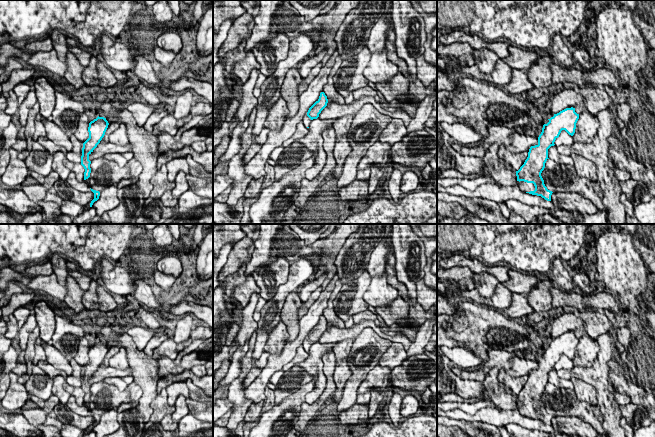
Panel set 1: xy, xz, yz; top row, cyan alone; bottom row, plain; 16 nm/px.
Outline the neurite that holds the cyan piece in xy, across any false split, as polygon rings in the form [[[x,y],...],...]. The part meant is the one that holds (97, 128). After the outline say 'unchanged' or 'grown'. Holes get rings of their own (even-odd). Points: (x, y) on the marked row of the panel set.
[[[99,116],[89,123],[89,138],[83,143],[81,156],[81,165],[85,169],[84,180],[88,179],[91,173],[91,161],[89,160],[89,155],[93,152],[93,150],[97,147],[97,145],[104,137],[108,125],[109,123],[106,118]]]; unchanged

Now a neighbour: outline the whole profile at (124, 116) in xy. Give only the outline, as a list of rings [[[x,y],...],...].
[[[100,101],[98,110],[103,112],[104,118],[116,116],[119,124],[123,123],[126,126],[133,157],[142,165],[142,172],[136,184],[146,200],[150,197],[153,188],[150,180],[157,172],[157,159],[163,153],[158,150],[158,138],[152,131],[139,127],[132,113],[125,106],[117,106],[112,101]]]

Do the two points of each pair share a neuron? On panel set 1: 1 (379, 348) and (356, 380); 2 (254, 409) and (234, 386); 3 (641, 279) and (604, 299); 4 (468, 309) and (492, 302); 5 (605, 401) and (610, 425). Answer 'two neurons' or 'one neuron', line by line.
1: one neuron
2: two neurons
3: two neurons
4: two neurons
5: one neuron

